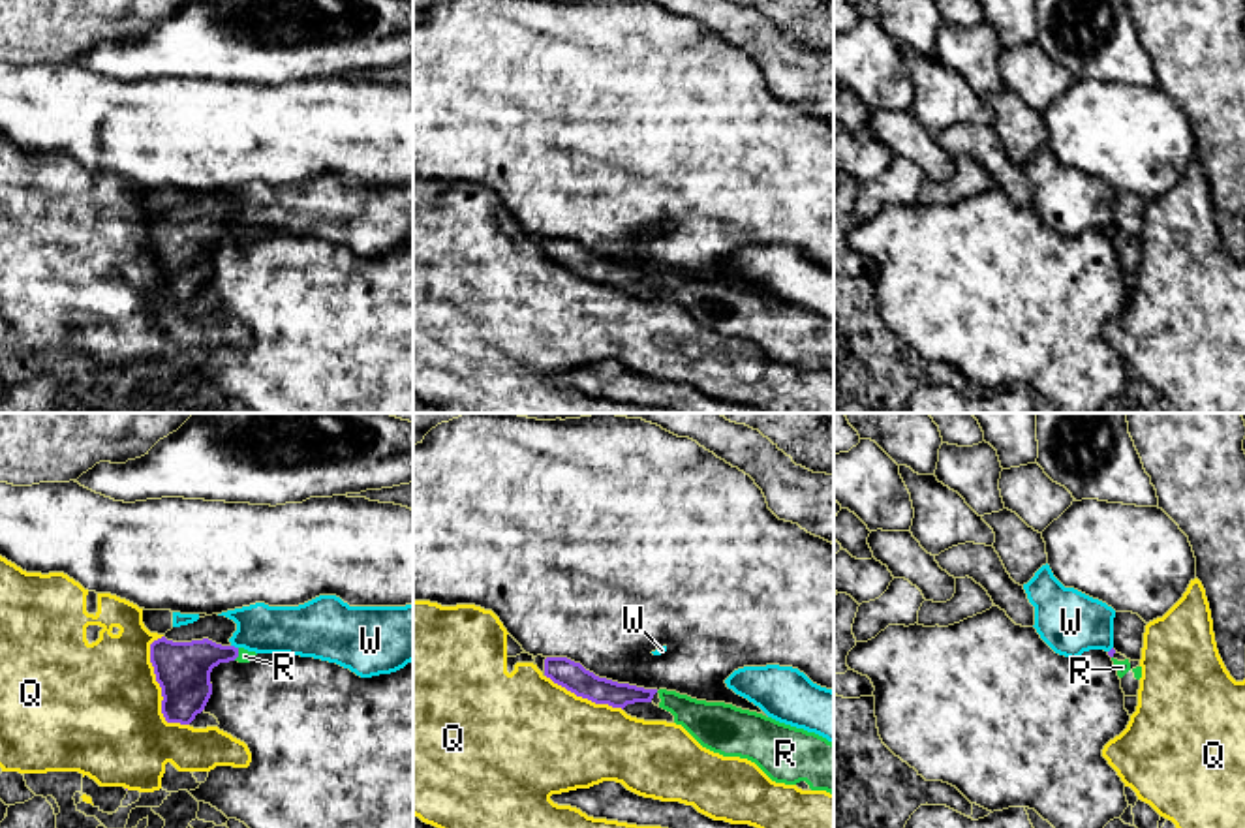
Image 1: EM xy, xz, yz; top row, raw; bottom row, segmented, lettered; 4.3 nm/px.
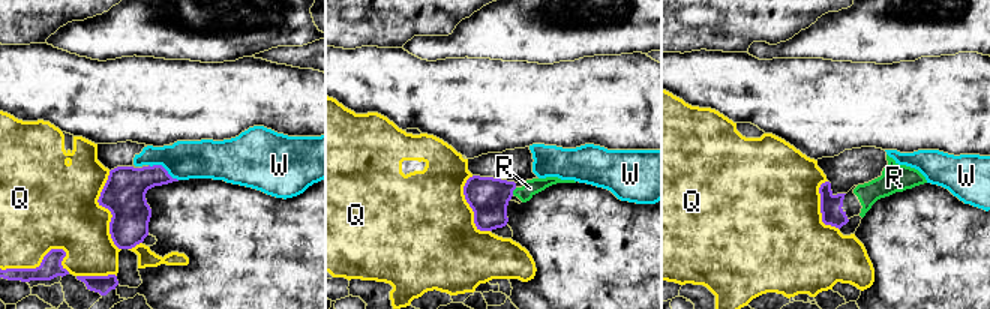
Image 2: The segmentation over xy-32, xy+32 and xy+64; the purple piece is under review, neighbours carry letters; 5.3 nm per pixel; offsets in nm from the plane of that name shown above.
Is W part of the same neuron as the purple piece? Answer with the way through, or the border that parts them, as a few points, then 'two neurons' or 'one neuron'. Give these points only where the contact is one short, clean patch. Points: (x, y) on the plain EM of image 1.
border xy (231, 224), (237, 228); two neurons

